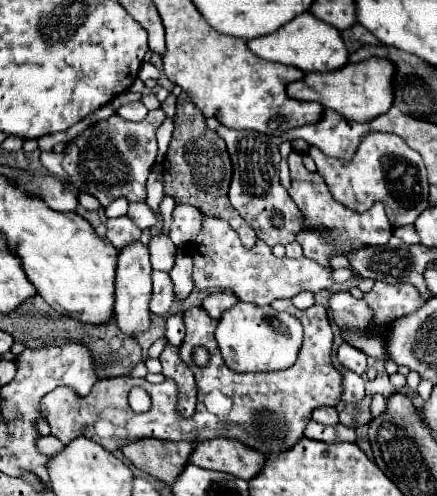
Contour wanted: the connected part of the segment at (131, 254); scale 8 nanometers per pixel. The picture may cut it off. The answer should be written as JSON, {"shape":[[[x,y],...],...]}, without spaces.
{"shape":[[[135,242],[127,244],[117,254],[117,278],[115,278],[115,316],[119,328],[129,334],[137,336],[139,332],[149,328],[149,300],[151,300],[153,271],[149,262],[149,250],[145,244]]]}

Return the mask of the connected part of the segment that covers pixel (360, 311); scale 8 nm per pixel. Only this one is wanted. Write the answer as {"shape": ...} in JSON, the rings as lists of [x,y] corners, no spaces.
{"shape":[[[335,292],[329,298],[329,308],[333,312],[333,320],[337,326],[349,328],[365,328],[371,322],[371,308],[365,300],[357,300],[351,292]]]}

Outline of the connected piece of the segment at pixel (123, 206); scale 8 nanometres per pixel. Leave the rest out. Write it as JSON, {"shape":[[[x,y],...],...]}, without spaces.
{"shape":[[[119,198],[119,200],[115,200],[115,202],[111,202],[107,208],[105,208],[105,214],[107,214],[107,218],[113,218],[113,216],[123,216],[123,214],[127,214],[127,200],[123,200],[123,198]]]}

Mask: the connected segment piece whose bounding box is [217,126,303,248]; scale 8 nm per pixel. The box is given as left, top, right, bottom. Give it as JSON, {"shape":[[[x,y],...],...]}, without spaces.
{"shape":[[[221,126],[217,134],[227,142],[227,150],[233,162],[233,180],[229,186],[229,202],[243,216],[243,220],[255,230],[257,238],[269,244],[295,242],[295,236],[303,230],[303,212],[291,200],[287,190],[279,182],[279,148],[271,136],[255,130],[231,130]]]}

